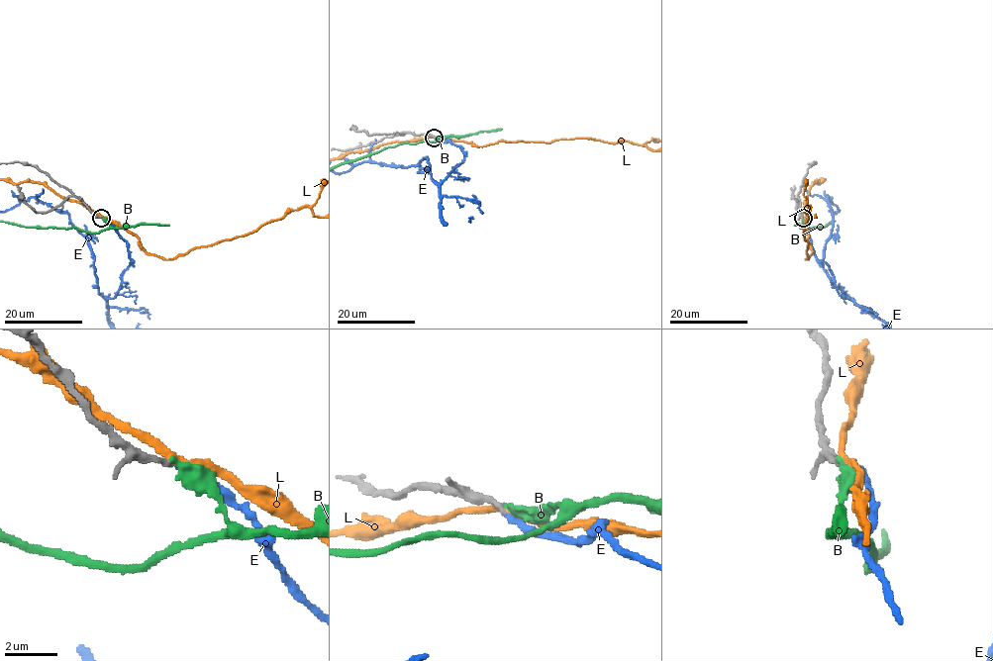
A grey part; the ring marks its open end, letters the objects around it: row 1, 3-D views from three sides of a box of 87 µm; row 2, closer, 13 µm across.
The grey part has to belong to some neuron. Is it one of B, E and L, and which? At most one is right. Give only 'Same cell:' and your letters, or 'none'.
Same cell: E

